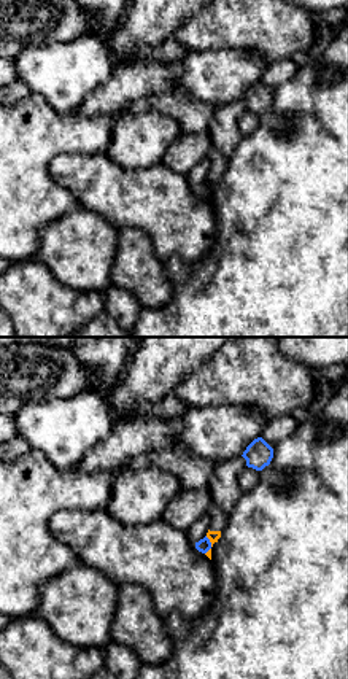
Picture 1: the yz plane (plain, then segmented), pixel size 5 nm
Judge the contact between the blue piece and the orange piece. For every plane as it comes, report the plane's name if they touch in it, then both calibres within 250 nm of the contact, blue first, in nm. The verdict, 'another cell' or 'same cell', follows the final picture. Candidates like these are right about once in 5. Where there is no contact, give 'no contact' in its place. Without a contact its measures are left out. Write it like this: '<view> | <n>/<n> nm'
yz | 70/60 nm

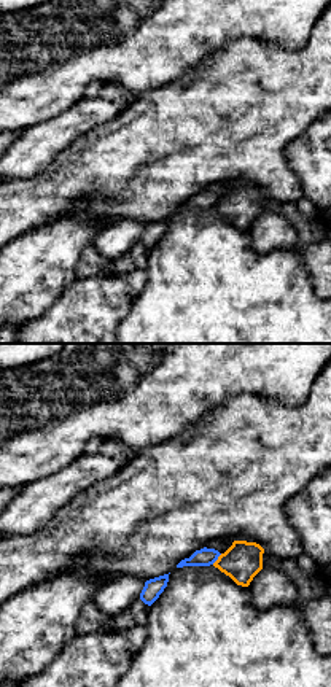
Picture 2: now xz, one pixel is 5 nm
xz | 90/190 nm

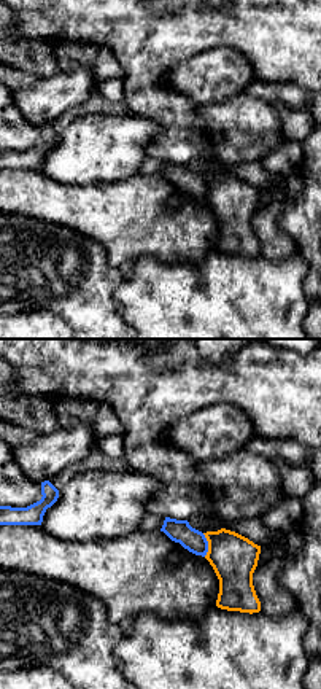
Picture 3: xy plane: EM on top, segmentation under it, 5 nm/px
xy | 120/240 nm

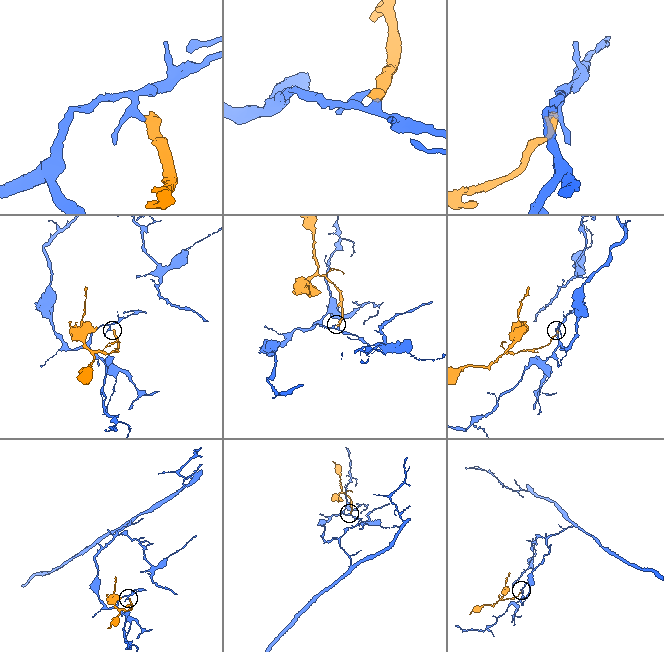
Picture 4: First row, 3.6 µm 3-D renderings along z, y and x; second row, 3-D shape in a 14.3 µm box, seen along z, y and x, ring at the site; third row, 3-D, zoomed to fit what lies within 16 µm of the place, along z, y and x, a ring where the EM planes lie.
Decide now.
another cell

